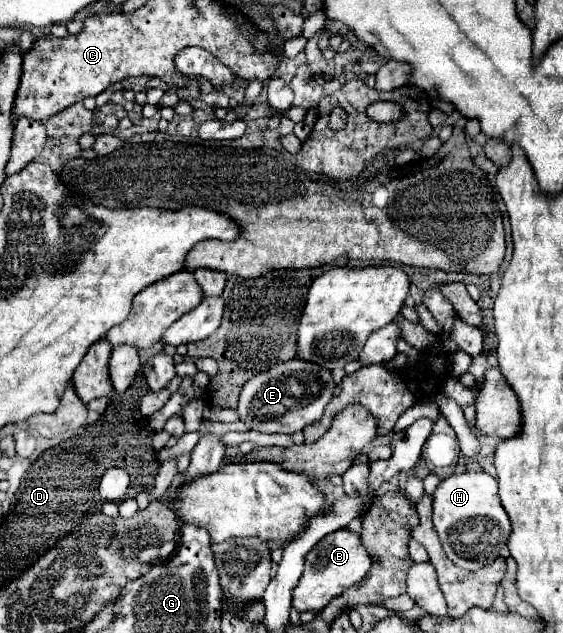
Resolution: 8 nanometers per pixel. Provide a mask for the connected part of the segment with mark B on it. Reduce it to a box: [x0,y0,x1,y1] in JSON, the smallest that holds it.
[293,528,371,612]

